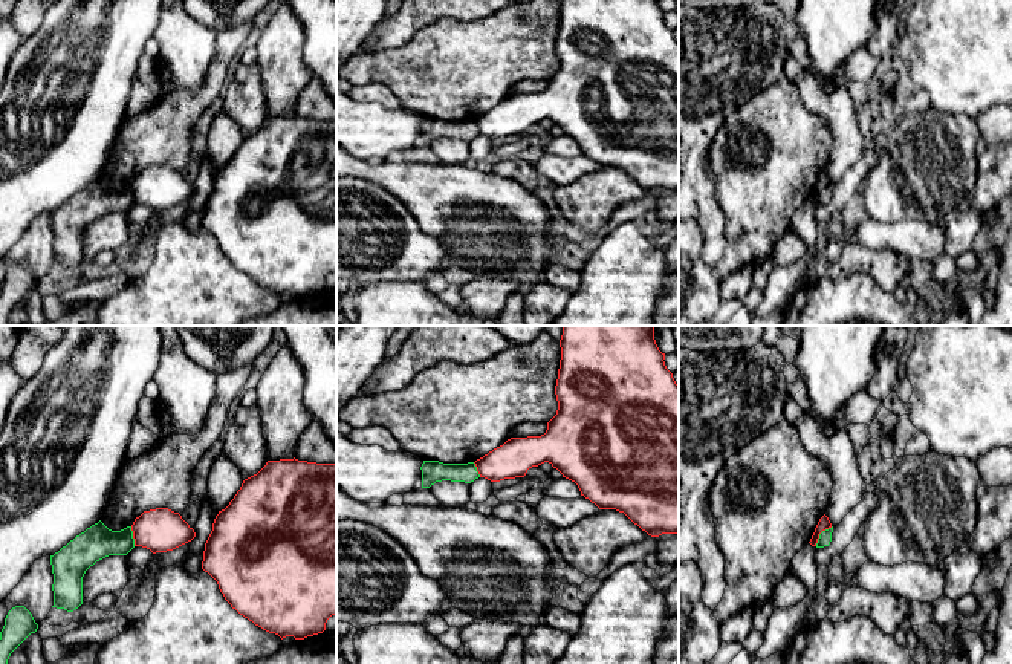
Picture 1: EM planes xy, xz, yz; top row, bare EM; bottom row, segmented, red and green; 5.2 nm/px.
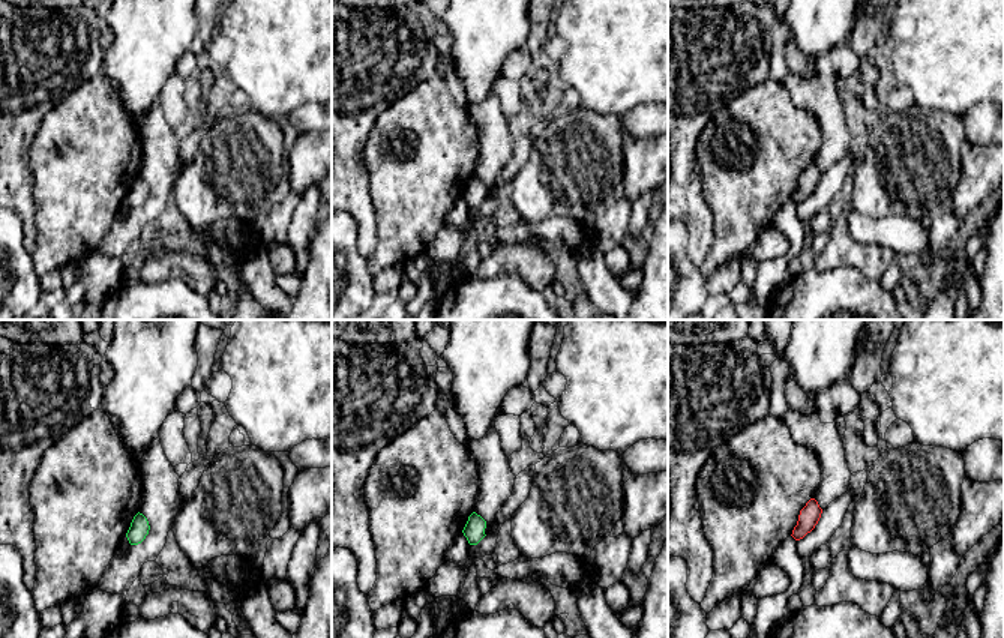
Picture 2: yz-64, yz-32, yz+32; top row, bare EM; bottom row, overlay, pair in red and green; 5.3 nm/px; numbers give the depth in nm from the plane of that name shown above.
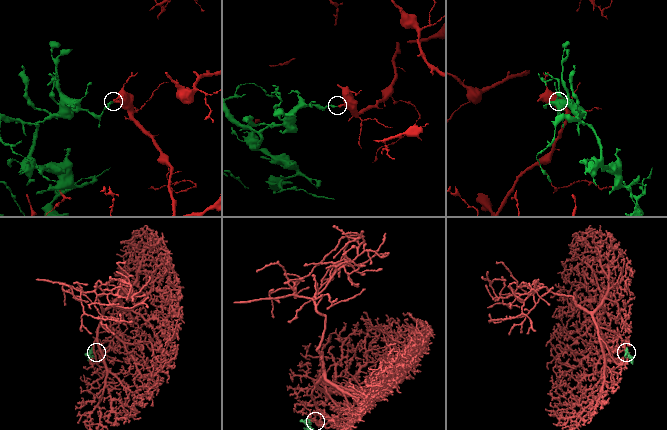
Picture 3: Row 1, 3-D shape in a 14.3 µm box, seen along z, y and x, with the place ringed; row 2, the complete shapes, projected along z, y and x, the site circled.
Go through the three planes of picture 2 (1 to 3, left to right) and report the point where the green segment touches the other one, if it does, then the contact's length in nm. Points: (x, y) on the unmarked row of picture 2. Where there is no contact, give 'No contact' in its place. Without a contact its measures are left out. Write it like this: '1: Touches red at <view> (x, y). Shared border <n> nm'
1: No contact
2: No contact
3: No contact

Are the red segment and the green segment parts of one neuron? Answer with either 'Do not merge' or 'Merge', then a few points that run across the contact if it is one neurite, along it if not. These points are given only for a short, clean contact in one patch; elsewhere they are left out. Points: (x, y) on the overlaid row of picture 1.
Do not merge. Line: yz (832, 527), (820, 534), (815, 545)

